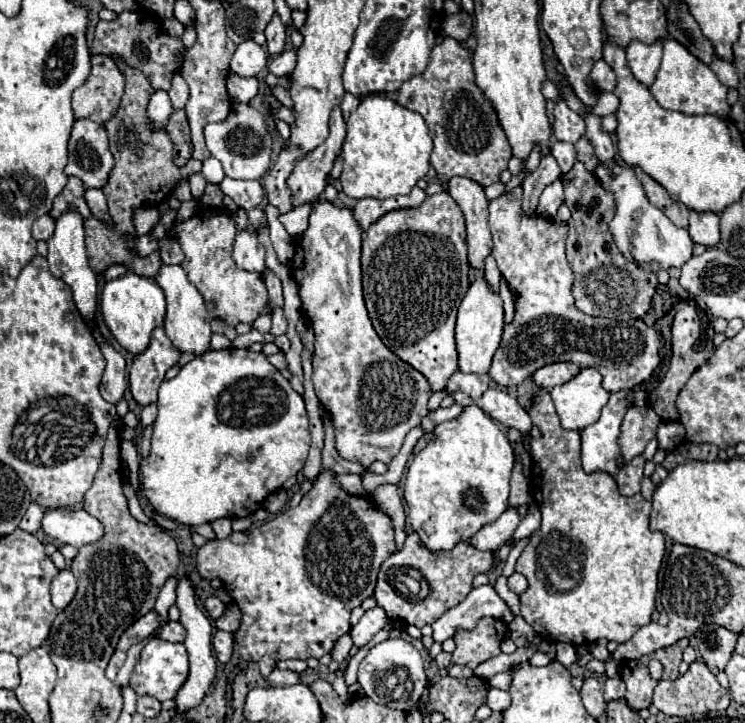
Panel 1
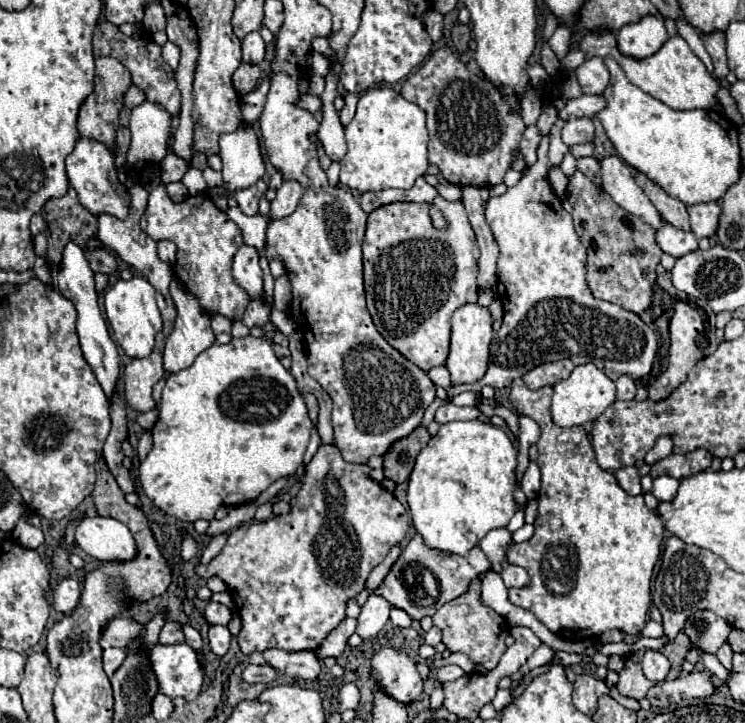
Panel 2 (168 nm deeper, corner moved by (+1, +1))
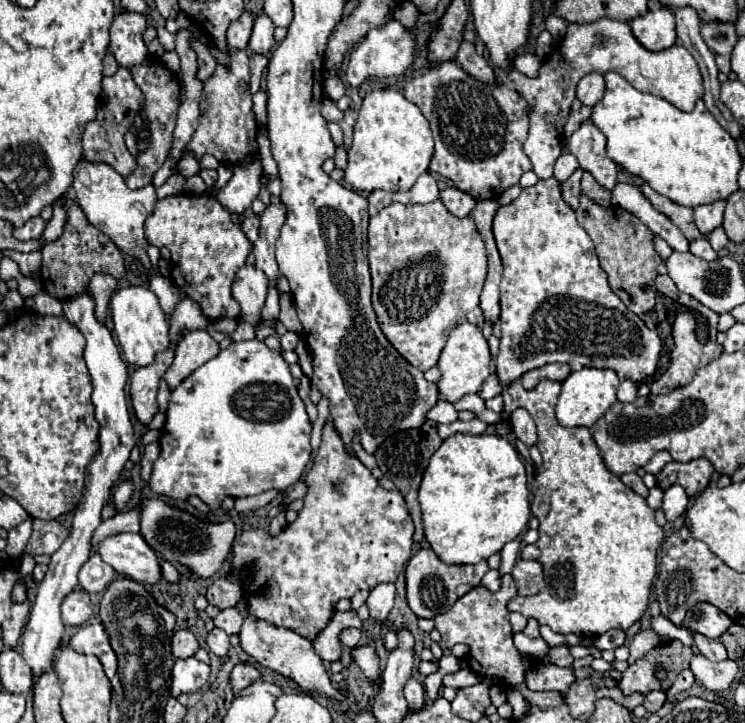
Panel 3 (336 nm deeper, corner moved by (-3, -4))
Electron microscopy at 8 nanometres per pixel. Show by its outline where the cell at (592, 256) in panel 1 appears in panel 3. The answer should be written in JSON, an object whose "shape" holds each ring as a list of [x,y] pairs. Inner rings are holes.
{"shape":[[[581,195],[581,205],[577,209],[579,225],[589,233],[595,243],[597,257],[603,271],[609,275],[609,285],[613,293],[627,305],[629,311],[643,315],[655,307],[655,277],[657,265],[663,261],[653,247],[653,233],[635,215],[621,207],[599,207],[585,195]]]}

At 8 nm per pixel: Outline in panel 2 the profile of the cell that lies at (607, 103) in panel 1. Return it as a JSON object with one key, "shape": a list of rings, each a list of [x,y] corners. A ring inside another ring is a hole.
{"shape":[[[585,94],[581,98],[575,98],[575,100],[567,100],[563,112],[561,112],[561,118],[563,120],[569,120],[571,116],[579,118],[579,116],[587,116],[587,118],[593,118],[599,110],[603,110],[607,106],[605,98],[601,94]]]}

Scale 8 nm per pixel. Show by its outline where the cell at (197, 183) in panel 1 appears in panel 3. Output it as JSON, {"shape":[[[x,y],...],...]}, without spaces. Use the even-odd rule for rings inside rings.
{"shape":[[[193,39],[193,49],[197,51],[197,57],[199,57],[199,73],[197,73],[197,77],[199,77],[201,81],[207,81],[207,79],[213,75],[213,71],[215,71],[215,67],[217,67],[217,61],[215,61],[215,57],[209,53],[209,49],[207,49],[203,43],[199,43],[197,39]]]}

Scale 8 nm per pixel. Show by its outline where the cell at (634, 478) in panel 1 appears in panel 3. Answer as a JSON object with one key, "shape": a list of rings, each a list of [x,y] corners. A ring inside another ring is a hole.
{"shape":[[[625,473],[625,475],[621,477],[621,481],[623,481],[627,487],[631,487],[635,493],[639,493],[641,497],[647,497],[649,489],[645,487],[645,483],[641,481],[641,477],[639,477],[637,473]]]}

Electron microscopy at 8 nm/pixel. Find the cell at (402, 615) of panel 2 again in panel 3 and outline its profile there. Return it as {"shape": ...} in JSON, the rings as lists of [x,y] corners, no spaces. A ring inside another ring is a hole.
{"shape":[[[325,423],[321,433],[321,445],[313,459],[313,467],[305,475],[309,493],[305,505],[299,511],[295,523],[287,525],[277,537],[271,537],[265,529],[245,531],[233,543],[233,569],[253,567],[253,577],[243,585],[243,597],[251,615],[265,619],[273,625],[281,625],[297,631],[307,639],[315,639],[317,633],[333,617],[335,601],[353,597],[359,589],[373,589],[379,581],[395,583],[399,571],[407,565],[413,549],[413,521],[407,511],[407,503],[397,489],[379,487],[377,479],[367,467],[345,451],[343,439],[335,431],[333,423]]]}

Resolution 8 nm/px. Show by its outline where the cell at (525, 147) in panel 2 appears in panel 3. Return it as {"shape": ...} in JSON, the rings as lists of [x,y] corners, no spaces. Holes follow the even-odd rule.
{"shape":[[[603,17],[595,23],[569,23],[565,37],[561,39],[555,53],[541,65],[537,77],[531,79],[521,71],[511,69],[505,81],[505,85],[523,95],[531,107],[531,127],[523,143],[523,151],[531,159],[533,171],[539,179],[549,179],[553,175],[553,165],[563,153],[559,139],[563,137],[563,125],[569,117],[577,83],[589,73],[605,75],[607,71],[623,75],[637,91],[657,95],[681,111],[693,111],[695,101],[703,97],[703,79],[697,61],[685,47],[673,45],[663,51],[647,51],[635,39],[627,21]]]}

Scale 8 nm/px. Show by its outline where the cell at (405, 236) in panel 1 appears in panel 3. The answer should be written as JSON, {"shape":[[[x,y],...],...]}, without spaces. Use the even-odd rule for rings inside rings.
{"shape":[[[437,199],[433,203],[427,203],[427,205],[403,205],[403,203],[391,203],[389,207],[381,209],[375,217],[369,219],[369,265],[371,265],[371,277],[373,277],[373,309],[377,313],[377,319],[379,319],[379,325],[381,325],[381,331],[385,333],[385,337],[389,339],[389,343],[417,369],[421,371],[427,371],[431,369],[433,365],[437,365],[437,359],[439,359],[439,353],[441,349],[445,347],[445,341],[449,337],[449,333],[459,325],[459,323],[475,323],[479,329],[483,327],[485,323],[485,317],[481,313],[481,307],[479,307],[479,293],[483,289],[483,283],[485,283],[485,275],[487,275],[487,253],[485,253],[485,243],[479,235],[479,231],[475,229],[475,223],[471,217],[455,217],[451,215],[445,205]]]}

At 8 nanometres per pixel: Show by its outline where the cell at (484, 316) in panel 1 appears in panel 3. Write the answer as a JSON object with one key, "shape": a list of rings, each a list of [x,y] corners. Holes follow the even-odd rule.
{"shape":[[[461,323],[457,325],[441,355],[439,355],[439,363],[437,363],[439,371],[441,371],[441,379],[437,383],[439,387],[439,395],[449,401],[449,403],[455,403],[459,401],[463,395],[467,393],[479,393],[481,391],[481,385],[483,381],[487,379],[487,375],[491,373],[491,355],[489,355],[489,347],[487,347],[487,339],[483,337],[483,333],[477,329],[477,325],[471,325],[471,323]]]}

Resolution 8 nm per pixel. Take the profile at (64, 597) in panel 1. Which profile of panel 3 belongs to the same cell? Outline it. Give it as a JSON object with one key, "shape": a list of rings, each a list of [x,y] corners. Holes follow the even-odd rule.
{"shape":[[[83,589],[71,591],[61,603],[61,615],[63,615],[65,625],[79,627],[91,617],[91,613],[93,613],[93,609],[91,609],[91,601],[89,601],[89,593]]]}

